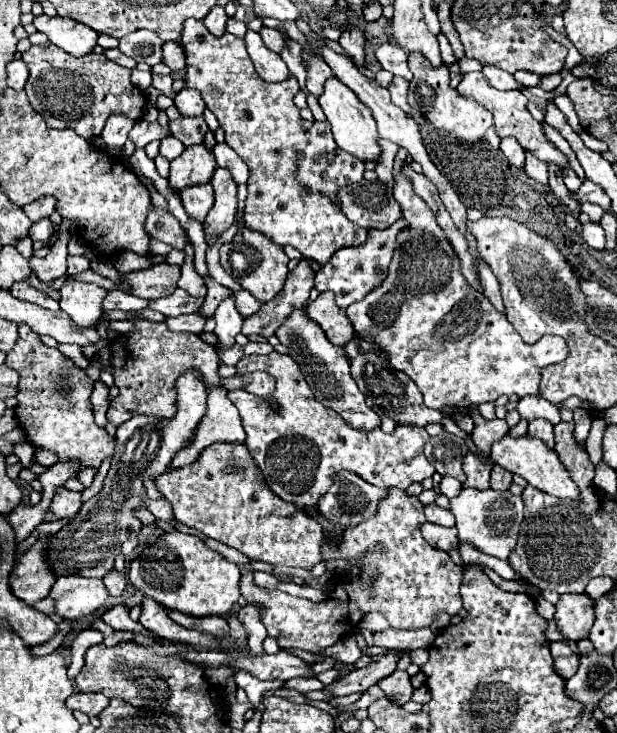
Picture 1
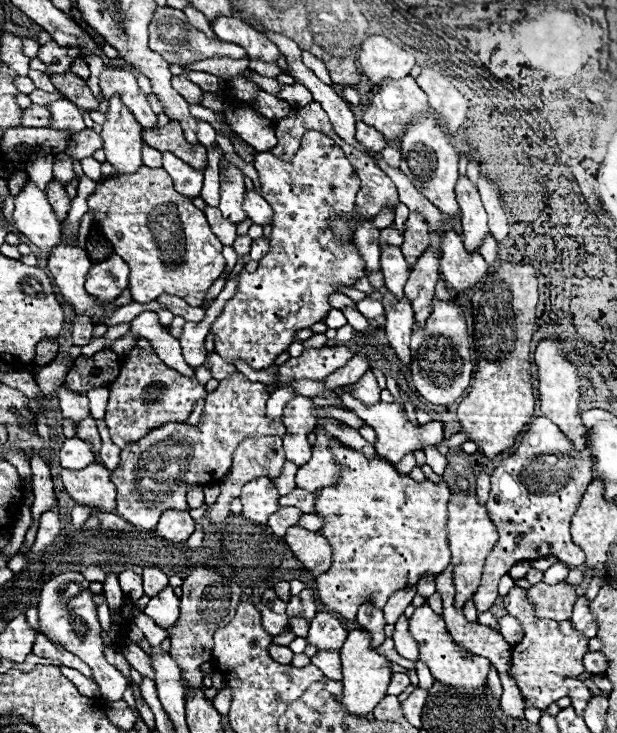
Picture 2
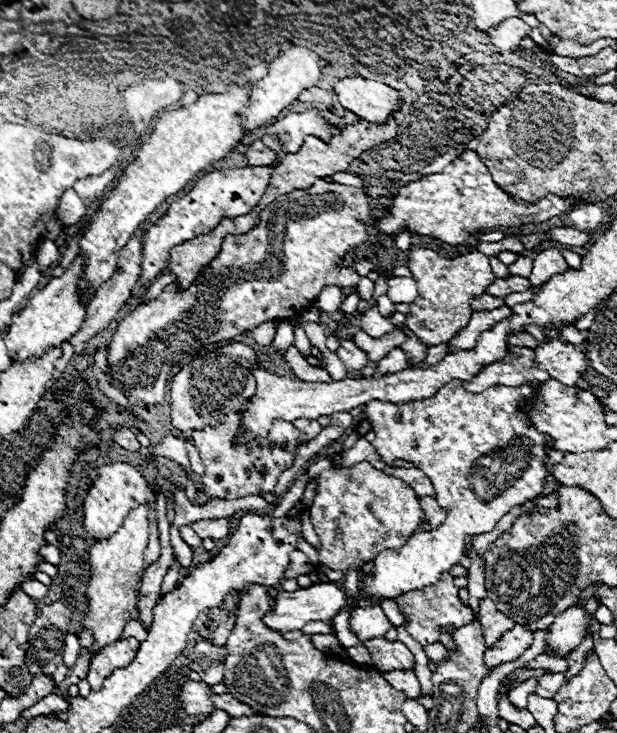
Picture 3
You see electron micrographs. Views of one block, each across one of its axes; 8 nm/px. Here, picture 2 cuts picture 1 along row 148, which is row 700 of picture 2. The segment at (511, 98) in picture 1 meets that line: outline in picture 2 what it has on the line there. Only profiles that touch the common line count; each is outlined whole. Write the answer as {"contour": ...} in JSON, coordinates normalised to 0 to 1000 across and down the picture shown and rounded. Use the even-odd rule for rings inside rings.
{"contour":[[[833,799],[817,813],[817,827],[849,854],[846,876],[830,884],[827,922],[843,936],[849,958],[869,960],[875,969],[882,969],[891,960],[904,958],[908,952],[921,950],[921,936],[914,933],[917,925],[937,925],[940,920],[950,917],[943,898],[947,892],[956,889],[953,884],[956,870],[950,870],[943,862],[934,862],[934,857],[924,849],[872,843],[865,838],[865,821],[859,821],[859,816],[853,813],[853,805],[843,799]]]}

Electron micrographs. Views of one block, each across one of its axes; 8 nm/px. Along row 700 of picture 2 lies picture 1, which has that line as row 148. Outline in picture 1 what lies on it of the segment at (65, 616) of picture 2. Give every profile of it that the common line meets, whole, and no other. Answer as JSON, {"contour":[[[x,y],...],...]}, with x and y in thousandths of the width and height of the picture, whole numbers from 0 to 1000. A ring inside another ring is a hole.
{"contour":[[[185,156],[172,164],[172,172],[165,177],[165,191],[178,210],[191,210],[191,202],[201,199],[201,194],[207,191],[207,180],[217,175],[217,169],[220,164],[211,164],[198,156]]]}

